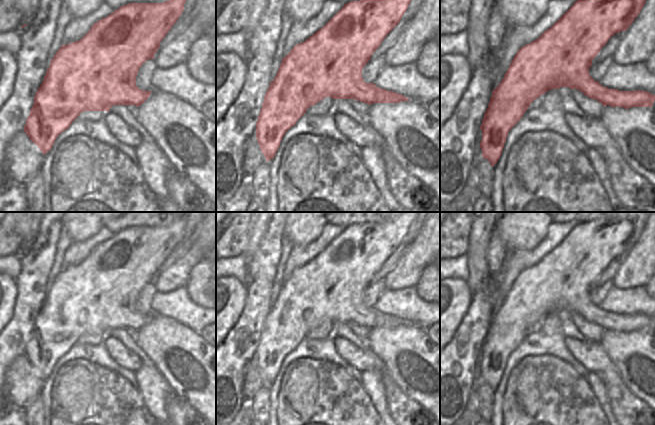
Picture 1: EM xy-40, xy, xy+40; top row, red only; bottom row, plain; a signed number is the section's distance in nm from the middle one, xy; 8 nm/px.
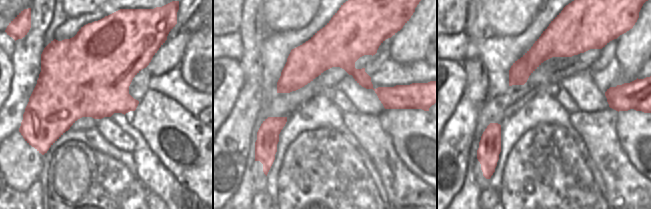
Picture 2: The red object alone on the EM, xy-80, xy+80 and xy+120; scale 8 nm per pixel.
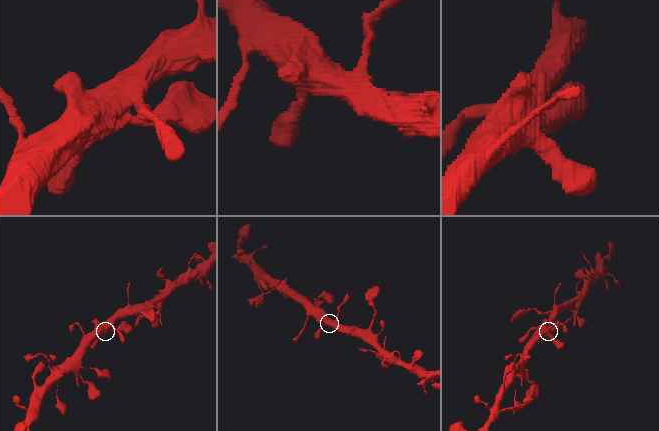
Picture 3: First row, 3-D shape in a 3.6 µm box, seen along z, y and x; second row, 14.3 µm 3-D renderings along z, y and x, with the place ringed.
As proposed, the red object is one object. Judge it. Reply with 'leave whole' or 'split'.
leave whole

